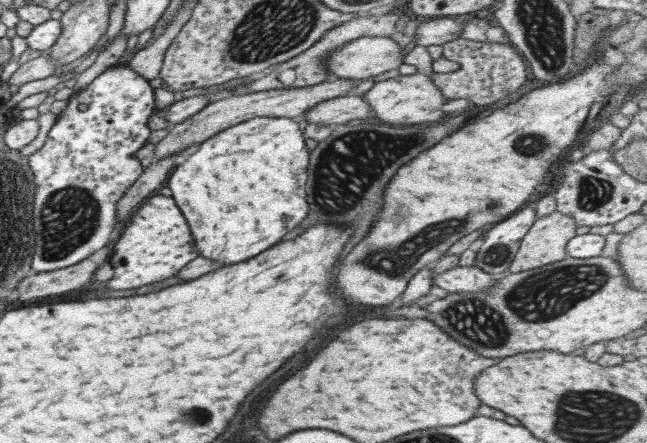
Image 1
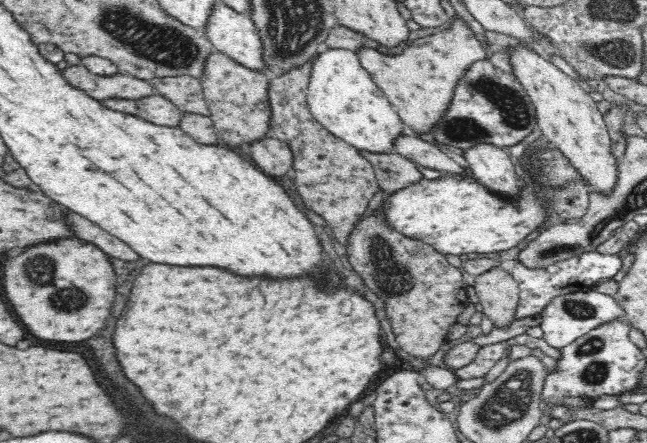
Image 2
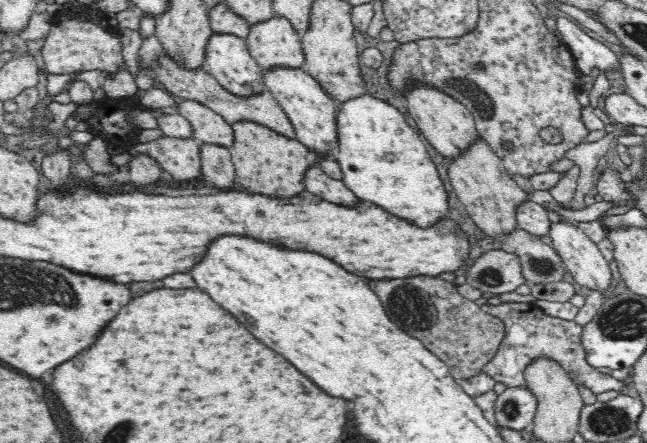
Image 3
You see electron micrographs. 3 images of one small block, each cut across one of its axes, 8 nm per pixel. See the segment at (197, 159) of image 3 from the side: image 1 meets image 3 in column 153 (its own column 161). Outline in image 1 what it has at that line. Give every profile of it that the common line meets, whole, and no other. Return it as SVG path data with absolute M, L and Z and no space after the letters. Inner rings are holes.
M329 79L320 84L312 86L303 86L300 88L272 89L252 94L228 95L226 98L212 100L202 110L190 118L169 128L168 135L158 142L154 150L154 160L160 161L162 158L168 158L188 149L200 146L200 143L208 138L244 121L256 117L284 117L297 119L302 114L314 108L314 106L326 100L332 100L340 96L346 96L354 88L352 79Z

